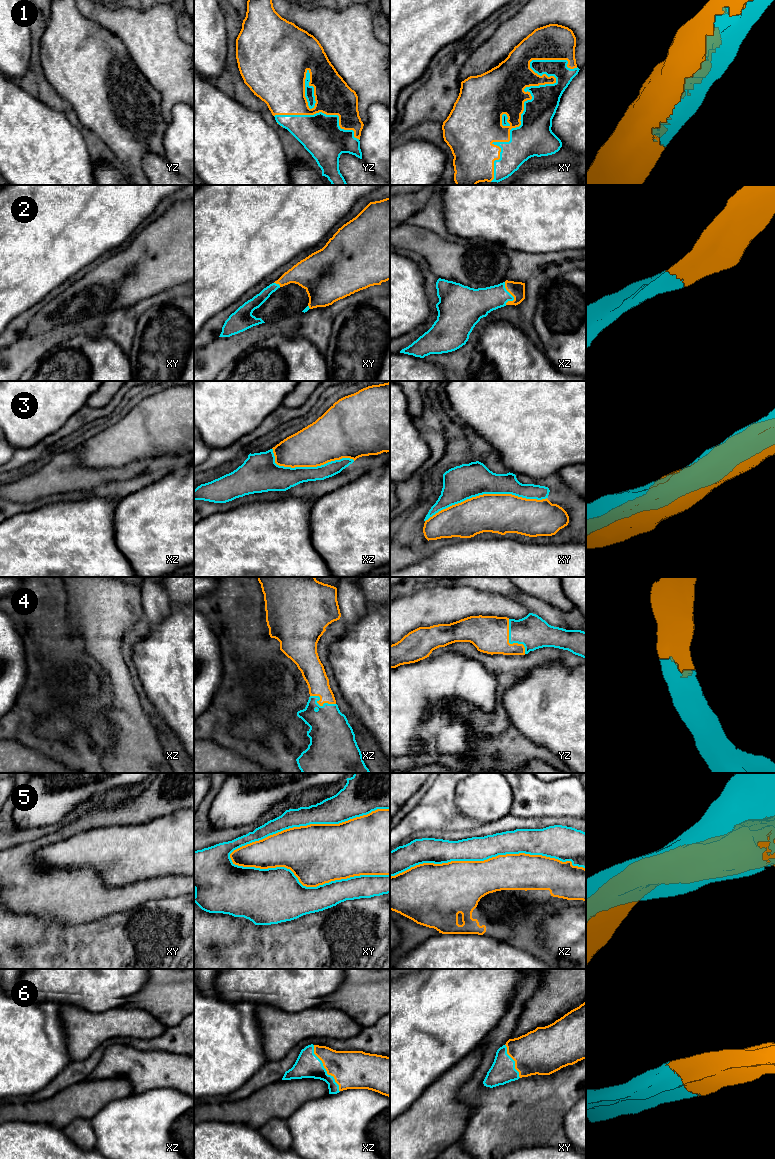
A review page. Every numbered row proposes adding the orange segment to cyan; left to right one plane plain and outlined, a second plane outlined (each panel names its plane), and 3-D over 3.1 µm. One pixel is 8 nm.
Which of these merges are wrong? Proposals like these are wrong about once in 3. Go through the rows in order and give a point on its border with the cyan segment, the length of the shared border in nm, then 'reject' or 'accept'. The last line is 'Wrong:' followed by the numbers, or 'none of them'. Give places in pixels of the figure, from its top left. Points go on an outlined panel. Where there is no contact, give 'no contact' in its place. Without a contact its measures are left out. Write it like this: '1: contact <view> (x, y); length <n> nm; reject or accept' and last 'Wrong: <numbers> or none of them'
1: contact xy (531, 95); length 1150 nm; accept
2: contact xz (511, 295); length 180 nm; accept
3: contact xy (485, 493); length 1000 nm; reject
4: contact yz (509, 642); length 320 nm; accept
5: contact xy (308, 824); length 1350 nm; reject
6: contact xz (325, 1069); length 440 nm; accept
Wrong: 3, 5

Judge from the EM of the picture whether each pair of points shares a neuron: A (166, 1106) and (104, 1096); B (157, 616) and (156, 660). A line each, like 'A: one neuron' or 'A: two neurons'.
A: two neurons
B: two neurons

